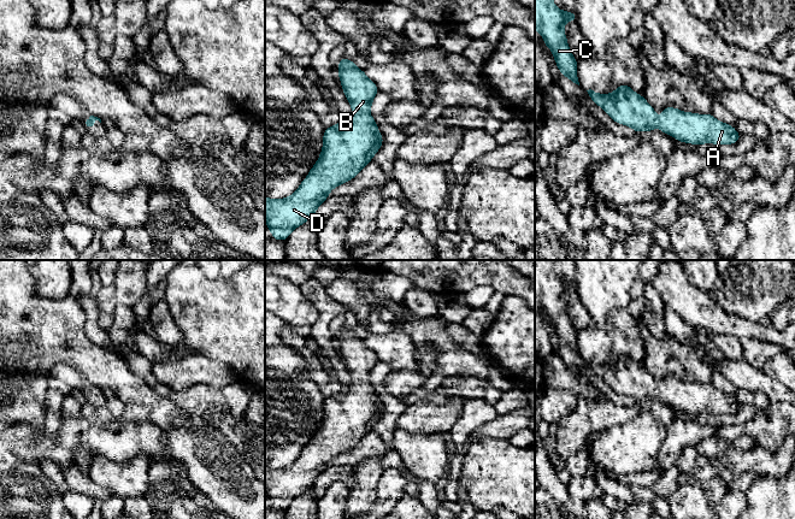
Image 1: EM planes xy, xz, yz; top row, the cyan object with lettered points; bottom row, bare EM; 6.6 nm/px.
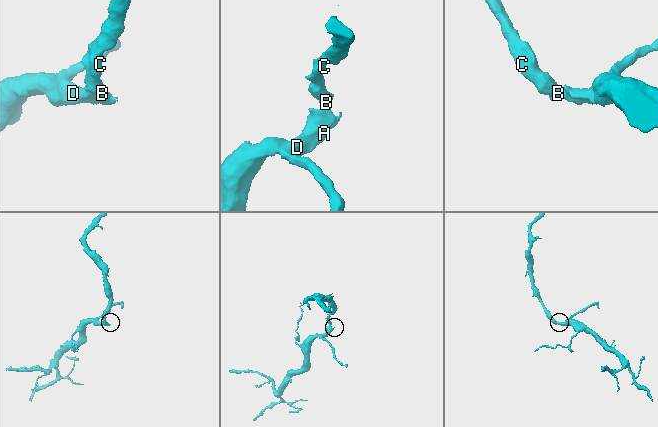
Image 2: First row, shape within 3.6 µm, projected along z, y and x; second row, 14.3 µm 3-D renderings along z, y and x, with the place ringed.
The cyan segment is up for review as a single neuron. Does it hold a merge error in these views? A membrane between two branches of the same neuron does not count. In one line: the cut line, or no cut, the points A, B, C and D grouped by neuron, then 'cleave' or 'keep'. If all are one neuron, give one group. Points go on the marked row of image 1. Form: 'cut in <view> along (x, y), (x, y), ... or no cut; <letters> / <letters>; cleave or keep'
no cut; A B C D; keep

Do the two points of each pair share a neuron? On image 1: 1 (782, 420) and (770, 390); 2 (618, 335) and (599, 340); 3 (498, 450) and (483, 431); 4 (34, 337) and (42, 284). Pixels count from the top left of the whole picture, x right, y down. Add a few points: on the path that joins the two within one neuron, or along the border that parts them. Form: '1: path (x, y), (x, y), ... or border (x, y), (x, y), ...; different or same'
1: border (782, 401), (771, 404); different
2: path (613, 340), (604, 340); same
3: border (484, 437), (505, 437), (507, 440); different
4: border (28, 272), (39, 295), (52, 299), (69, 295); different

